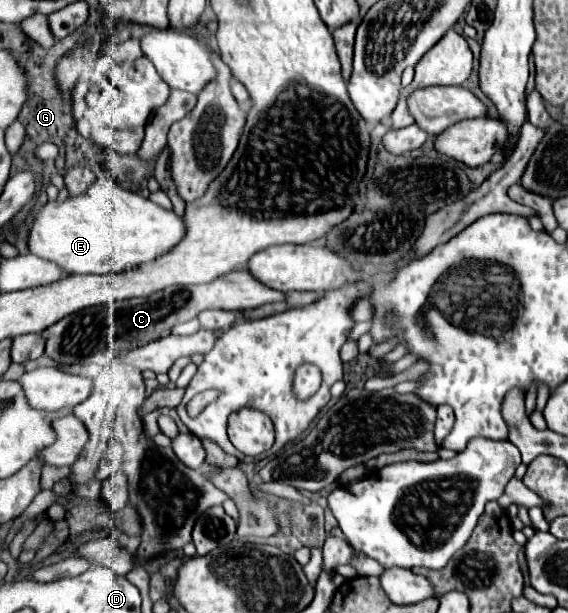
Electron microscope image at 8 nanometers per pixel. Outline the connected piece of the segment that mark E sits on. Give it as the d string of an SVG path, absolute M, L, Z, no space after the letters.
M105 178L95 180L95 184L77 198L61 202L47 202L29 232L29 250L35 256L57 262L69 274L111 274L111 272L127 272L129 268L139 268L141 264L153 262L175 248L187 234L185 220L179 218L173 210L165 210L143 198L135 192L123 190L117 184L111 184Z

